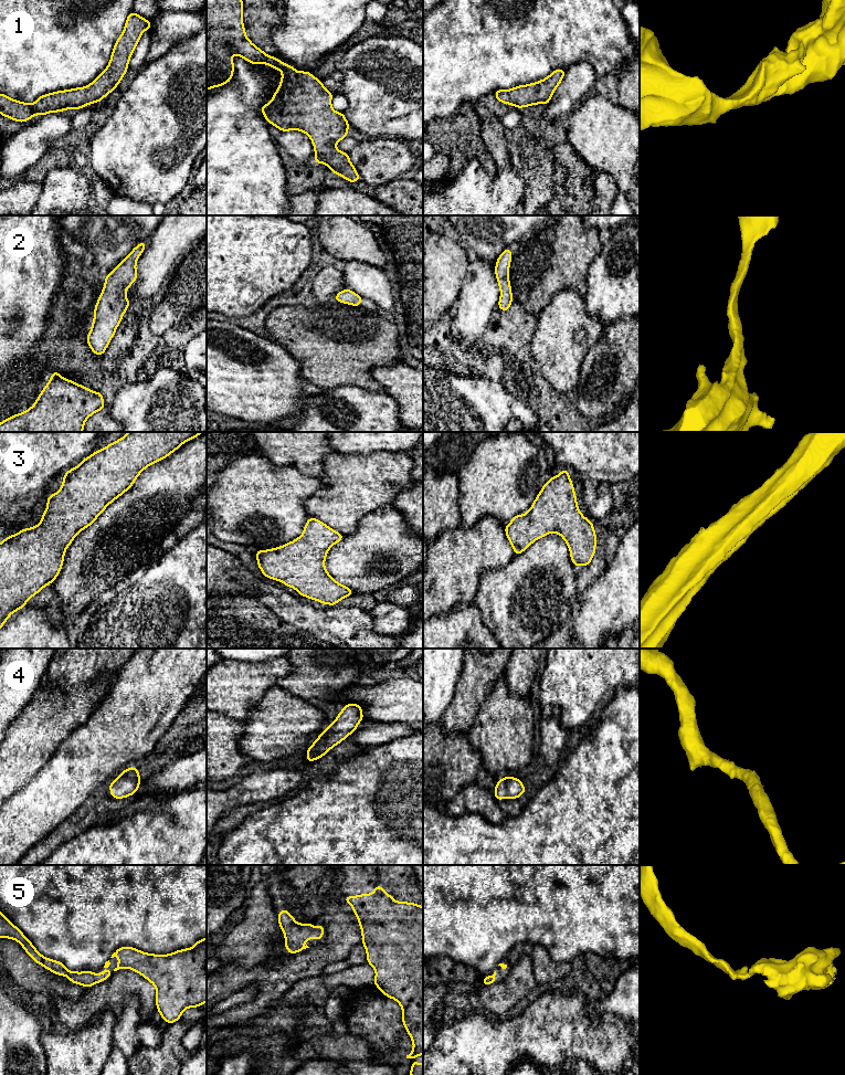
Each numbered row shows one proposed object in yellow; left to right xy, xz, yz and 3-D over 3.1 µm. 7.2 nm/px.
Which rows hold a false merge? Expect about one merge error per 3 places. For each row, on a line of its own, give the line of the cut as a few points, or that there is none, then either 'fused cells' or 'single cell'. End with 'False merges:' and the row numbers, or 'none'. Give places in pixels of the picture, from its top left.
1: cut none; single cell
2: cut none; single cell
3: cut none; single cell
4: cut none; single cell
5: cut none; single cell
False merges: none

